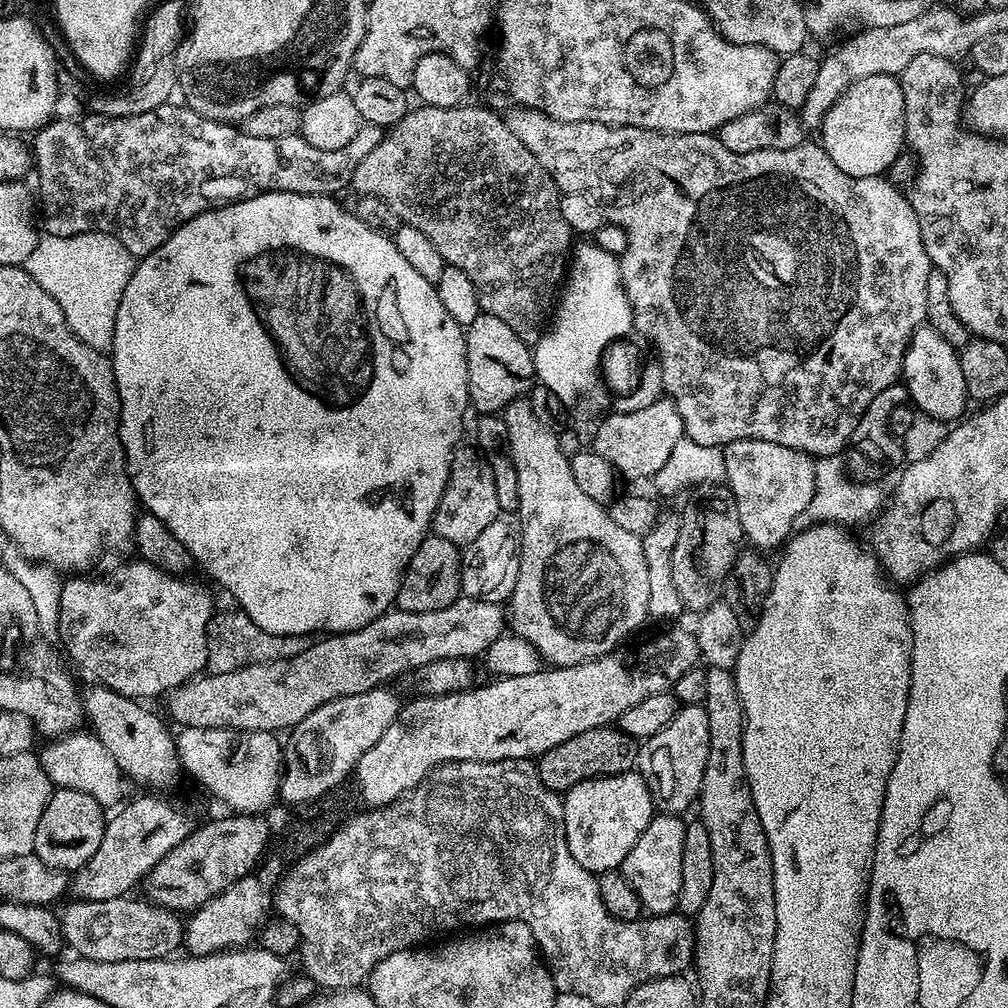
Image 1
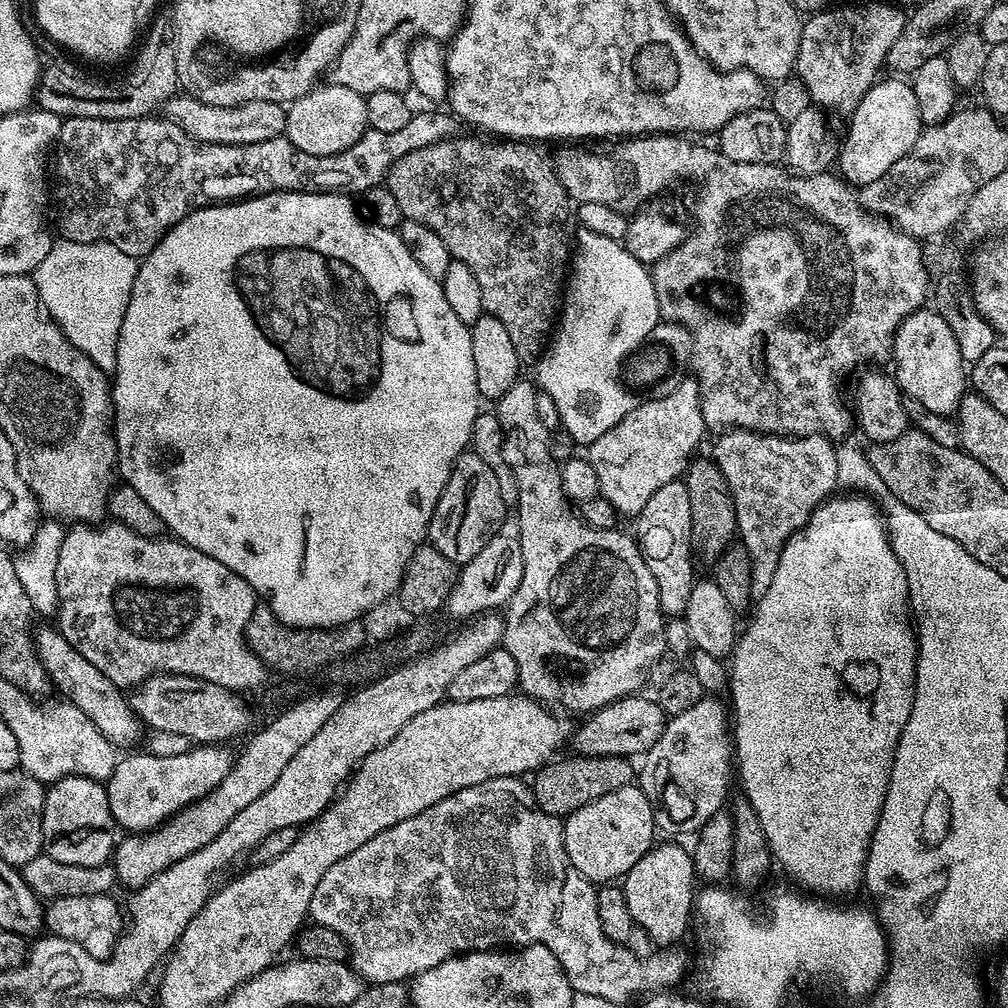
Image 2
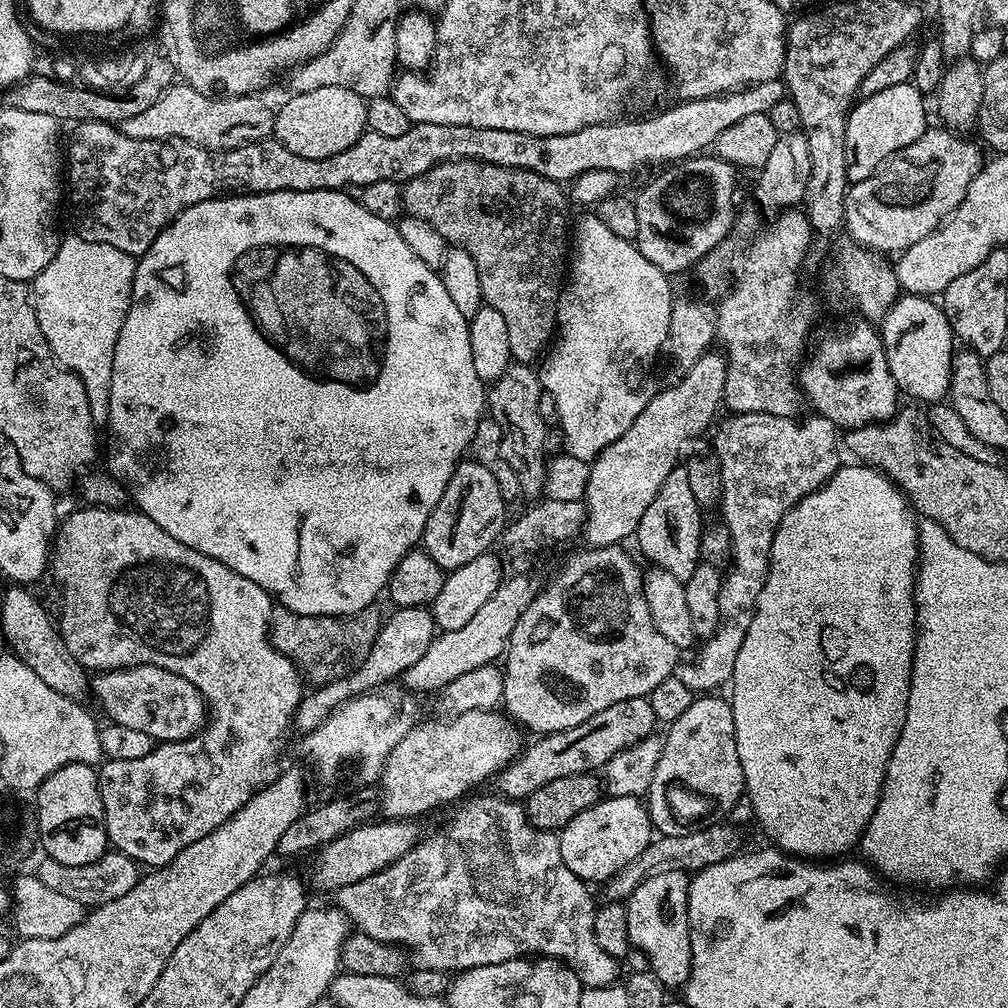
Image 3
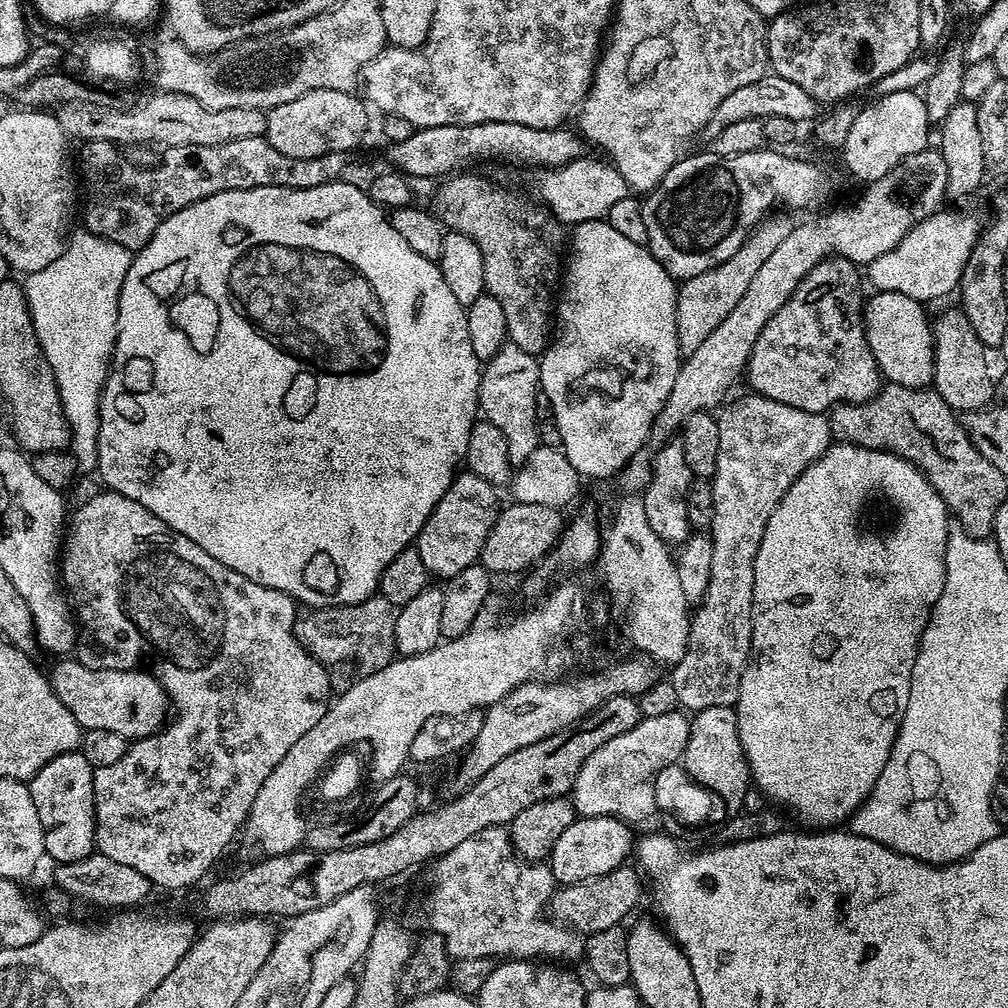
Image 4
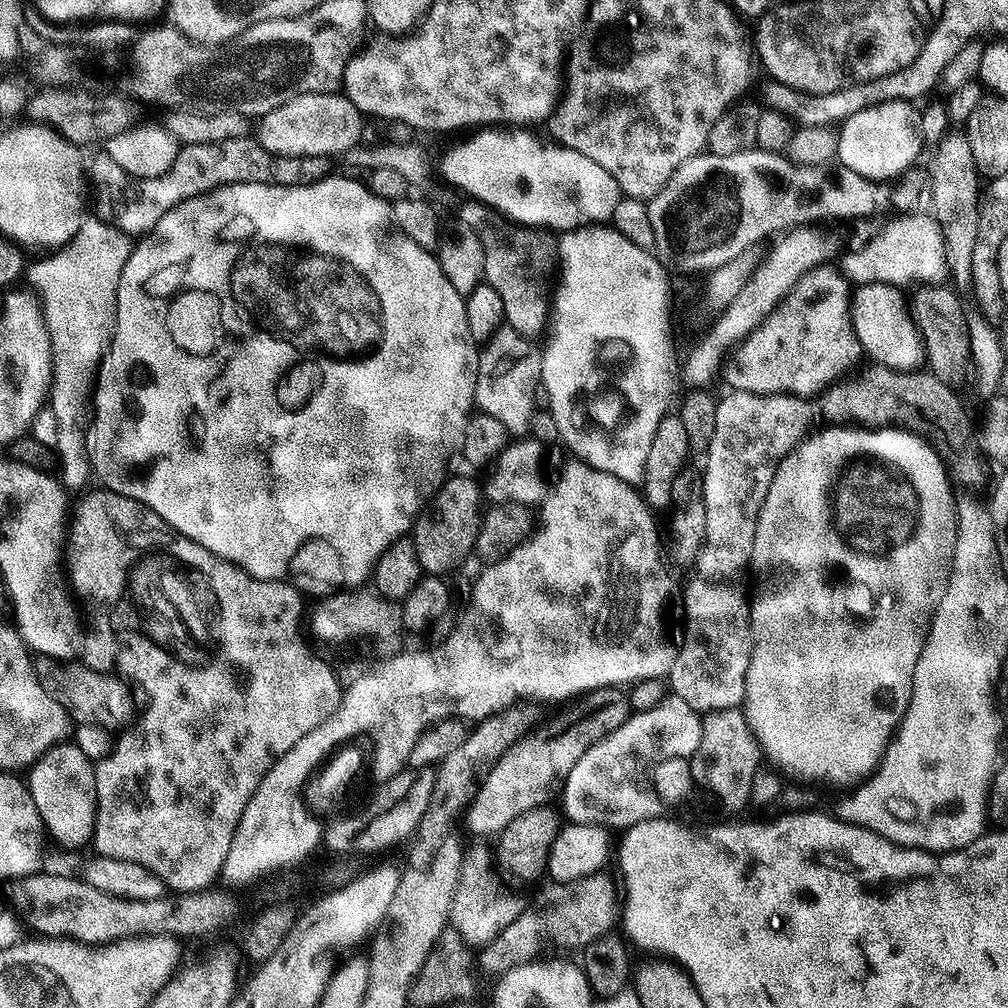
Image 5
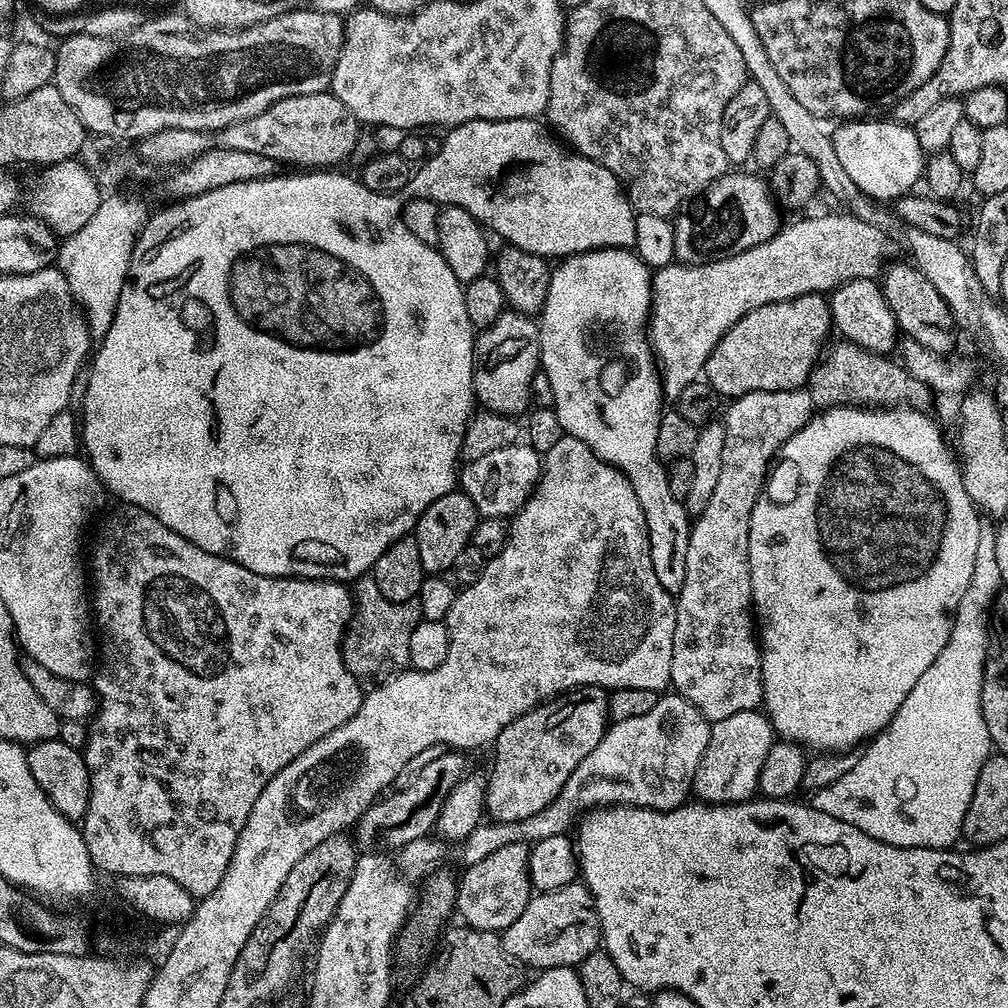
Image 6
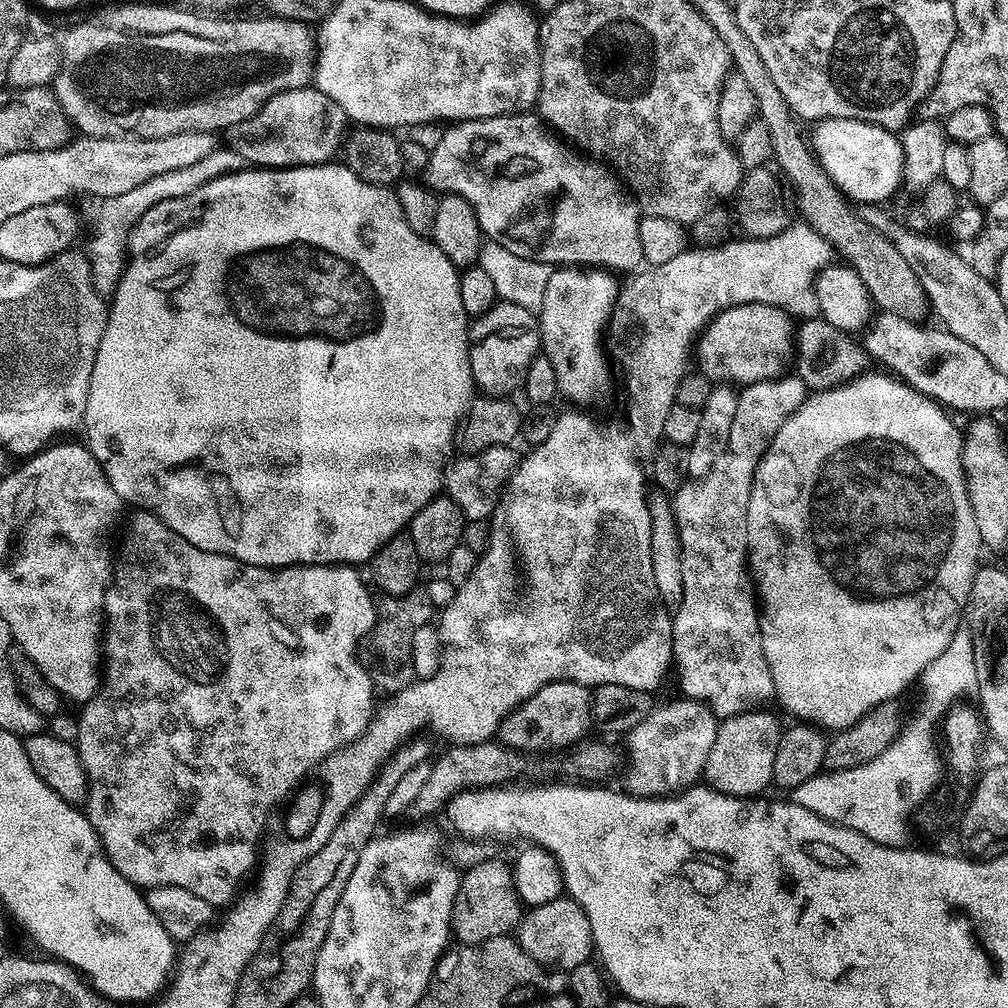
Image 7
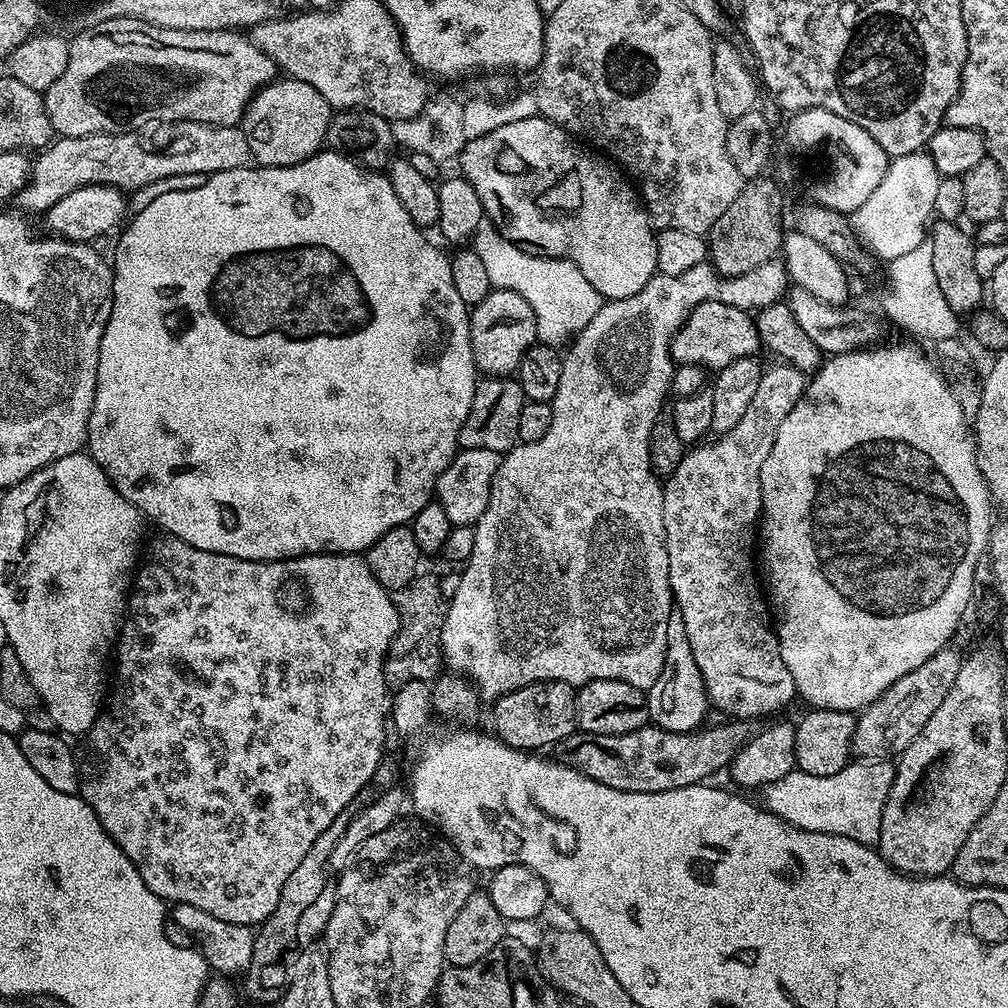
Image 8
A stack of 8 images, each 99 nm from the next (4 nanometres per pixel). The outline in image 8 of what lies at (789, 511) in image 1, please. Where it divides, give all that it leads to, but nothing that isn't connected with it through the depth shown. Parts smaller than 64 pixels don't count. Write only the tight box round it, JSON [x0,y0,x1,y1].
[662,362,806,721]

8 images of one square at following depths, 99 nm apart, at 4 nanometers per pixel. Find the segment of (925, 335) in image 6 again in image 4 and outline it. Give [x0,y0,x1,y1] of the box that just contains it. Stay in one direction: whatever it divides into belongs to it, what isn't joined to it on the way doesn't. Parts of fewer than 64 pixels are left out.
[932,306,994,413]

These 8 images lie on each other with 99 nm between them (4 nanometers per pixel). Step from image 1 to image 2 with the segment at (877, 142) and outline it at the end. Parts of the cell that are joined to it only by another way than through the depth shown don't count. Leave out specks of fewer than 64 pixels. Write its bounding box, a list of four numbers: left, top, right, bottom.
[838,78,922,186]

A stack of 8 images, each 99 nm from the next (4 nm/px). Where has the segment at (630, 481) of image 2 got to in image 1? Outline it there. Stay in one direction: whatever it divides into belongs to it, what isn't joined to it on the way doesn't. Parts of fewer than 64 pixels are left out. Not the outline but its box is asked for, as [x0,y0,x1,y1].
[594,398,685,480]

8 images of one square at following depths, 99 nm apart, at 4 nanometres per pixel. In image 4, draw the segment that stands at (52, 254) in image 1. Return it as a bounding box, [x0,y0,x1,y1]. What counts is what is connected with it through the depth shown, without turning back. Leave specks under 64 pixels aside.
[22,231,134,474]

